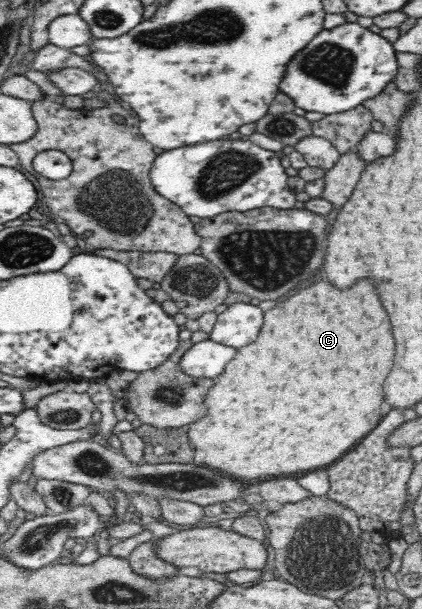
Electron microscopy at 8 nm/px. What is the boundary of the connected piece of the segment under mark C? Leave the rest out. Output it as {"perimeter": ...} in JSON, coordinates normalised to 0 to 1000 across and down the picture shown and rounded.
{"perimeter":[[[751,460],[732,466],[727,473],[704,476],[685,489],[666,493],[652,509],[633,509],[626,516],[628,529],[614,545],[614,555],[600,565],[585,565],[576,571],[562,573],[557,588],[538,598],[528,617],[514,621],[514,631],[491,644],[491,680],[448,700],[441,709],[441,727],[453,742],[481,739],[486,742],[481,764],[507,773],[524,772],[526,778],[562,790],[595,790],[616,793],[628,788],[656,787],[656,782],[692,783],[692,778],[723,778],[737,772],[751,772],[761,765],[775,768],[775,762],[791,760],[818,744],[825,744],[836,732],[870,713],[879,709],[903,686],[903,663],[908,663],[908,624],[917,621],[927,601],[931,601],[931,585],[936,585],[936,558],[927,548],[927,532],[912,506],[903,502],[893,489],[893,476],[874,460],[846,460],[832,473],[803,476],[775,460]]]}

